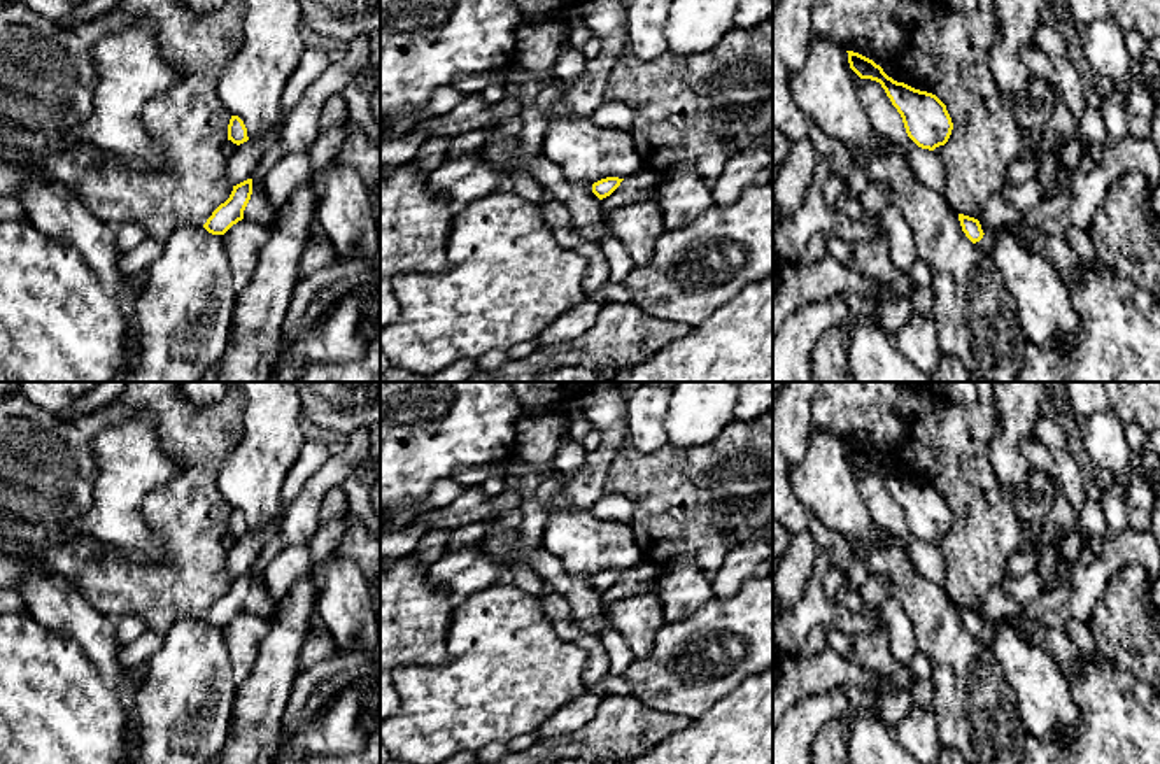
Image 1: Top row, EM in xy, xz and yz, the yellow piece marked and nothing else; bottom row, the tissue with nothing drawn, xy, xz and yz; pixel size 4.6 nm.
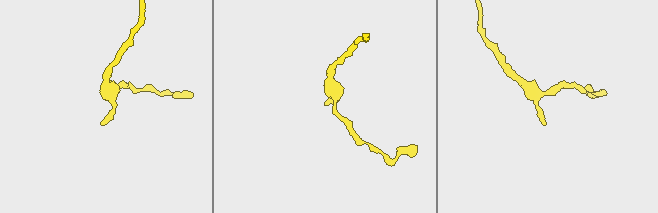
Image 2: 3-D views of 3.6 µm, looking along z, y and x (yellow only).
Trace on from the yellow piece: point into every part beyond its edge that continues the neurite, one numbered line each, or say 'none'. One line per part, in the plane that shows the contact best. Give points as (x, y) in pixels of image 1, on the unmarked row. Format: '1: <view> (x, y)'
1: yz (987, 636)

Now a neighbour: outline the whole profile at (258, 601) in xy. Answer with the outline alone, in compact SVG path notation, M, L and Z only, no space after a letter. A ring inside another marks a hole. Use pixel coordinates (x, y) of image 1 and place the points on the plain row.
M259 561L252 571L252 587L244 603L244 612L254 613L265 619L270 619L277 608L277 603L270 598L265 575L263 575L265 562Z

